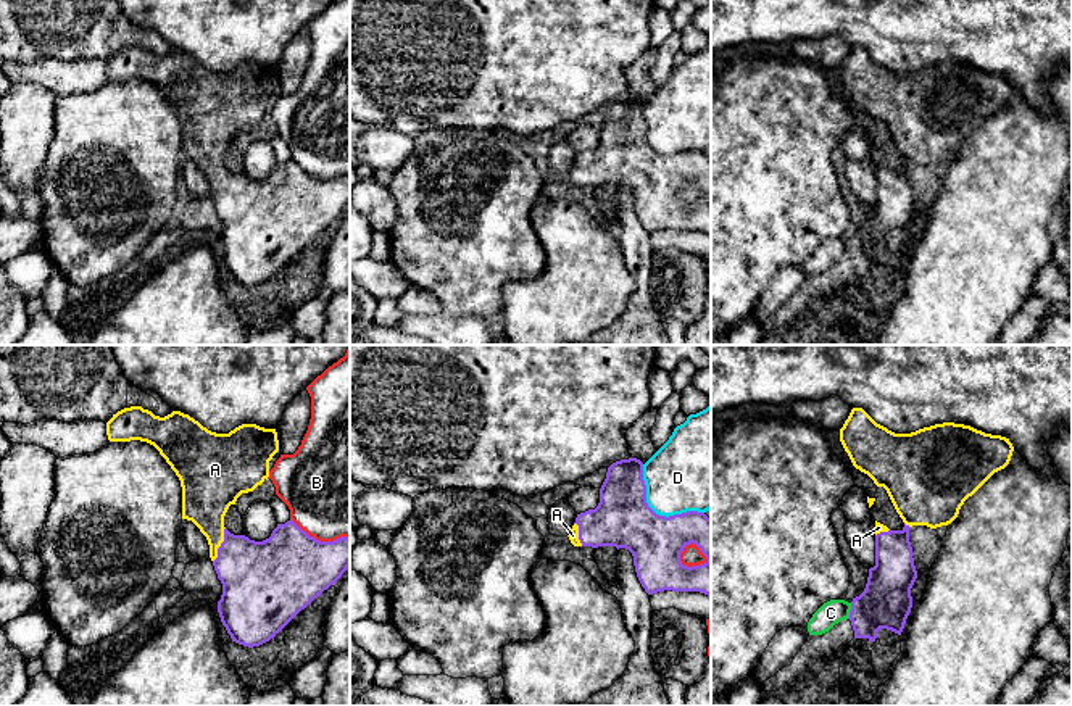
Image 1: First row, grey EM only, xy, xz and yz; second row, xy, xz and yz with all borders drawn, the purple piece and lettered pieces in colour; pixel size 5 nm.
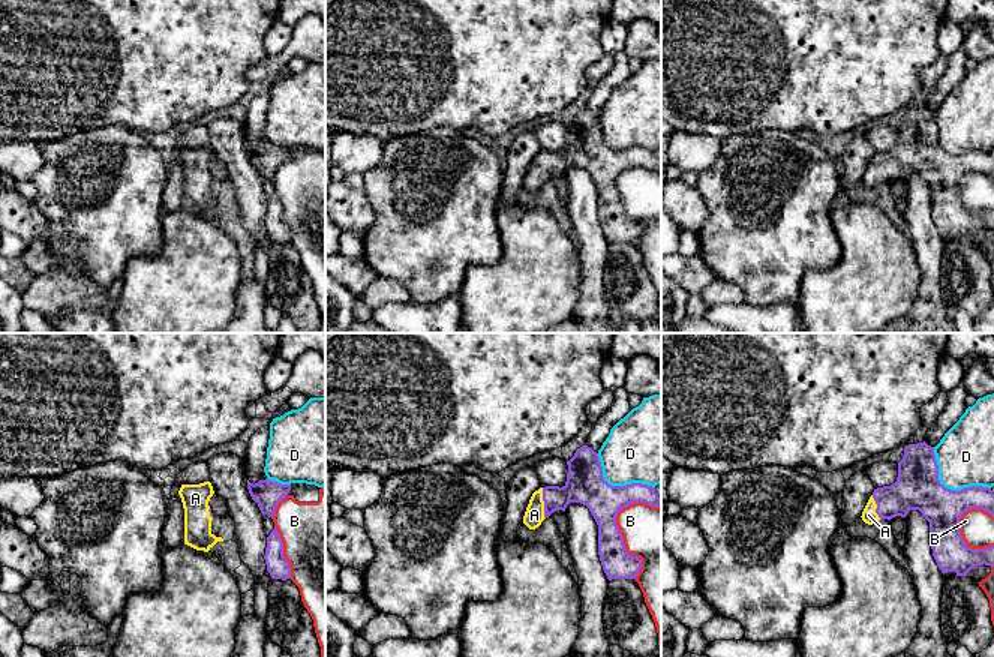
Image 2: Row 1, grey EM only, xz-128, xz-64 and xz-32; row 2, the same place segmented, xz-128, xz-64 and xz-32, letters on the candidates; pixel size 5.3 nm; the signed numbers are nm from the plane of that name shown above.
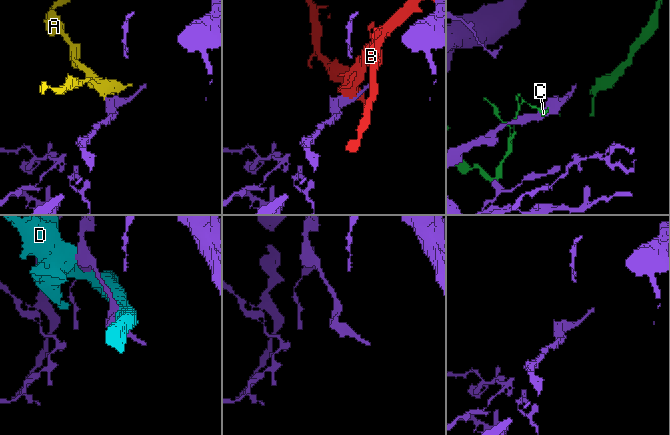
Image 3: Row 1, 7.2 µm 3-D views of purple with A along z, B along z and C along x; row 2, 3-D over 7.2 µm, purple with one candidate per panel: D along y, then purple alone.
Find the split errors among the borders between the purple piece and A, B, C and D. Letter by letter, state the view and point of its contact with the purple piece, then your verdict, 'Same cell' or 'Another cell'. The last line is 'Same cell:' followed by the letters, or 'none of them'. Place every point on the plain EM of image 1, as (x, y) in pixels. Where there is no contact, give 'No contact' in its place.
A: Touches purple at xy (221, 184). Same cell
B: Touches purple at xy (318, 179). Another cell
C: Touches purple at yz (850, 250). Another cell
D: Touches purple at xz (655, 152). Another cell
Same cell: A

